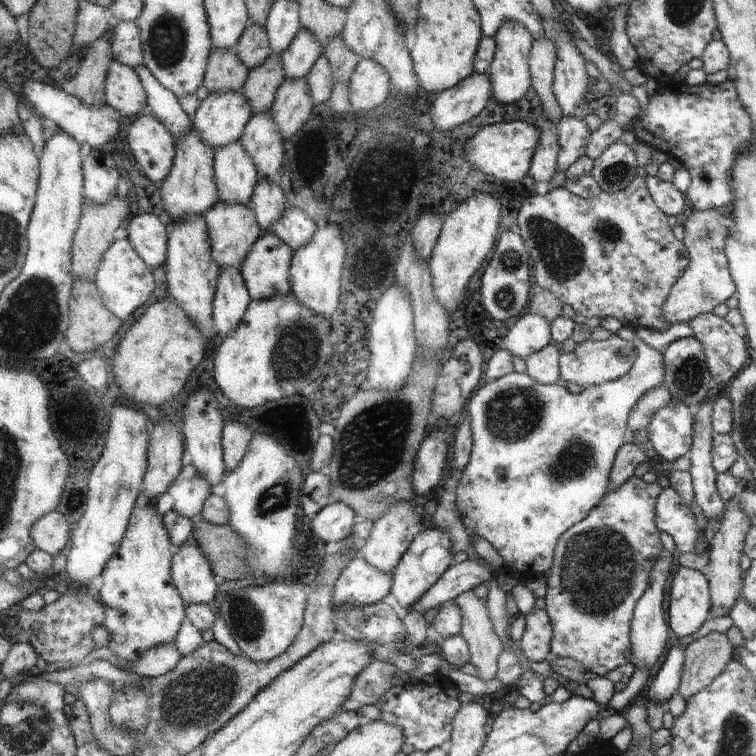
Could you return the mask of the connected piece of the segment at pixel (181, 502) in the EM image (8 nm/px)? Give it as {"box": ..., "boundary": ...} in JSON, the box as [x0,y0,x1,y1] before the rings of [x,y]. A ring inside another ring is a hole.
{"box":[167,463,216,520],"boundary":[[[191,463],[182,469],[176,483],[169,488],[167,497],[170,499],[171,508],[179,516],[193,520],[202,515],[207,498],[216,493],[212,490],[211,484],[199,476],[199,472]]]}

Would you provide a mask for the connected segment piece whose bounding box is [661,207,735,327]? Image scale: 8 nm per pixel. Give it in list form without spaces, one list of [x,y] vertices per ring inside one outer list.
[[[726,207],[722,210],[708,209],[697,211],[692,209],[690,217],[683,222],[683,240],[681,240],[688,257],[685,271],[671,286],[669,295],[665,298],[661,315],[667,327],[685,322],[703,314],[712,312],[735,292],[735,284],[729,274],[727,258],[725,257],[725,238],[729,236],[729,228],[721,226],[718,218],[726,214]]]

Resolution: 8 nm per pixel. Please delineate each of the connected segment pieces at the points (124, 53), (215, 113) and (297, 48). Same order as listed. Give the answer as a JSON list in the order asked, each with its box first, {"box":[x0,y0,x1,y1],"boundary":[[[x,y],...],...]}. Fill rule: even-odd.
[{"box":[112,21,144,68],"boundary":[[[121,21],[114,29],[112,42],[113,58],[127,64],[130,68],[137,68],[144,63],[143,38],[141,28],[137,22]]]},{"box":[192,92,253,152],"boundary":[[[243,92],[208,94],[192,117],[193,129],[215,152],[241,140],[252,120],[253,108]]]},{"box":[281,27,324,80],"boundary":[[[303,27],[291,47],[287,48],[287,52],[281,56],[285,78],[287,80],[305,79],[322,55],[324,50],[317,42],[315,34]]]}]

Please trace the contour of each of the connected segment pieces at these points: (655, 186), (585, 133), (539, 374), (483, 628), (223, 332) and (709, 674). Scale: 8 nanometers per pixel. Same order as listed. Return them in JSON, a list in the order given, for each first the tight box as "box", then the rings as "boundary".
[{"box":[644,175,687,216],"boundary":[[[646,175],[644,184],[649,197],[665,216],[677,216],[687,204],[684,194],[678,192],[672,183],[661,182],[656,177]]]},{"box":[557,117,589,173],"boundary":[[[564,117],[557,131],[560,141],[560,159],[558,170],[566,173],[577,160],[586,155],[589,145],[589,126],[585,120]]]},{"box":[525,342,563,384],"boundary":[[[554,342],[540,352],[525,359],[527,374],[539,384],[557,384],[563,382],[560,370],[562,350]]]},{"box":[452,590,505,680],"boundary":[[[469,590],[452,602],[463,612],[462,636],[470,647],[471,663],[478,671],[476,676],[482,680],[496,680],[505,643],[497,635],[485,601],[477,598],[473,590]]]},{"box":[214,268,253,338],"boundary":[[[222,268],[214,300],[215,325],[222,338],[237,330],[253,301],[241,268]]]},{"box":[677,632,732,699],"boundary":[[[712,632],[684,648],[683,672],[677,693],[683,699],[705,688],[731,660],[732,647],[724,634]]]}]

